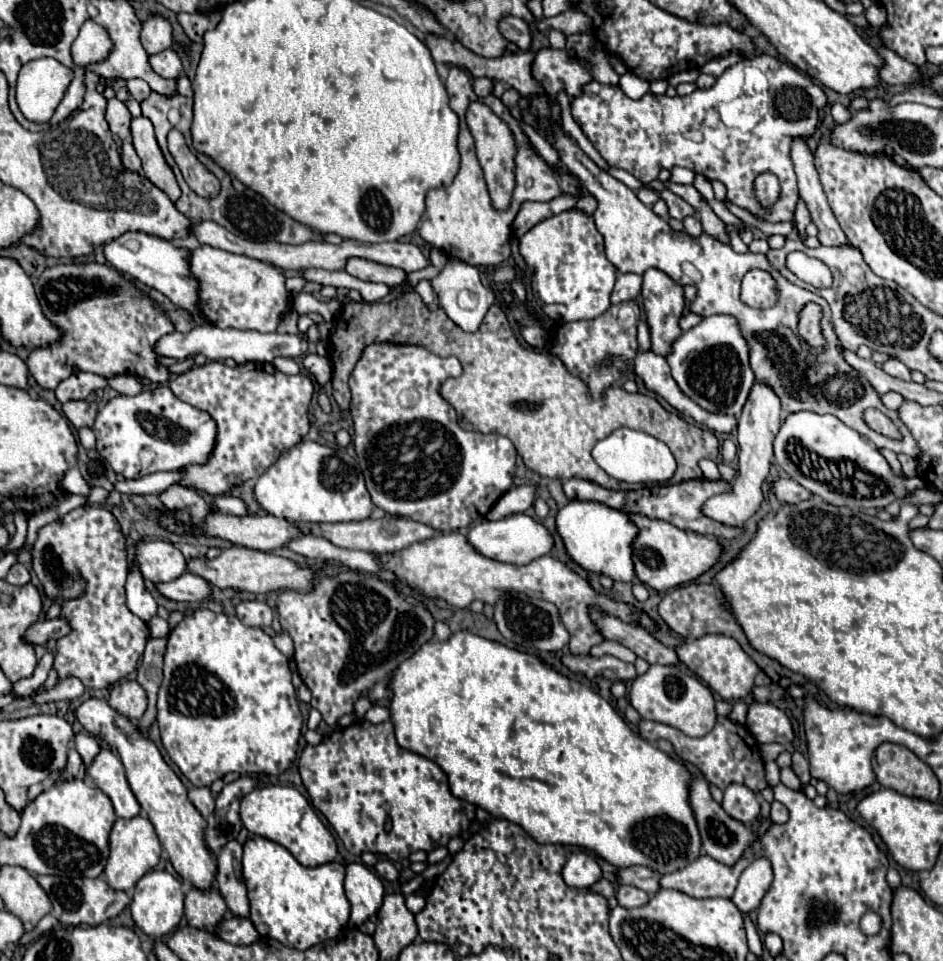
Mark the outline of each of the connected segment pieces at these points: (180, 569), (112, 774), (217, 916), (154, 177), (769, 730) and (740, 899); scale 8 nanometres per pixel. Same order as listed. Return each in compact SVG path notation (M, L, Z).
M139 540L135 544L135 564L143 578L151 582L169 582L187 570L183 554L165 540Z
M103 748L97 754L97 758L93 760L93 764L89 768L89 776L93 778L95 786L111 798L115 814L119 818L131 820L131 818L139 816L141 806L129 788L121 760L113 750Z
M193 886L185 896L185 916L193 928L201 928L213 934L215 924L219 924L225 910L227 906L215 886L209 890L199 890Z
M145 116L131 120L131 136L139 158L143 160L143 174L151 180L159 190L163 190L171 202L177 202L181 190L175 182L175 174L163 158L163 152L155 140L153 124Z
M751 702L745 726L759 744L789 744L793 740L793 728L787 714L771 702Z
M765 856L755 858L751 862L751 866L741 874L731 902L743 914L755 910L761 904L771 880L773 880L773 868L771 868L769 858L765 858Z

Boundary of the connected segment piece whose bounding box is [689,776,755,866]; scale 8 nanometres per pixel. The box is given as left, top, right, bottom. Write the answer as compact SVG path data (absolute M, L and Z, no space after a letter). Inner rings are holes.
M695 776L691 780L691 786L689 786L689 804L691 804L695 820L697 820L697 828L699 828L699 834L701 834L701 844L703 844L701 848L703 848L703 852L707 856L715 858L717 862L733 866L743 856L743 850L755 840L753 832L747 826L743 826L737 820L733 820L731 816L727 816L723 812L723 808L717 802L713 802L707 782L703 778L699 778L699 776Z

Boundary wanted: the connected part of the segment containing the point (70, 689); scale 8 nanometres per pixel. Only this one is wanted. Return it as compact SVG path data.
M69 676L69 678L61 678L53 688L47 688L47 690L41 690L41 692L35 692L33 694L33 702L35 704L45 704L45 702L59 702L59 700L73 700L73 698L79 698L83 694L83 684Z

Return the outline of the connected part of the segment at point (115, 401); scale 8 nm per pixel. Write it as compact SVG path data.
M165 384L137 396L111 398L97 414L93 432L97 438L97 452L111 464L115 472L123 474L125 478L139 478L143 472L151 474L159 470L177 470L185 468L187 464L203 464L207 460L207 452L211 452L211 448L215 446L215 422L211 420L211 416L177 400Z

